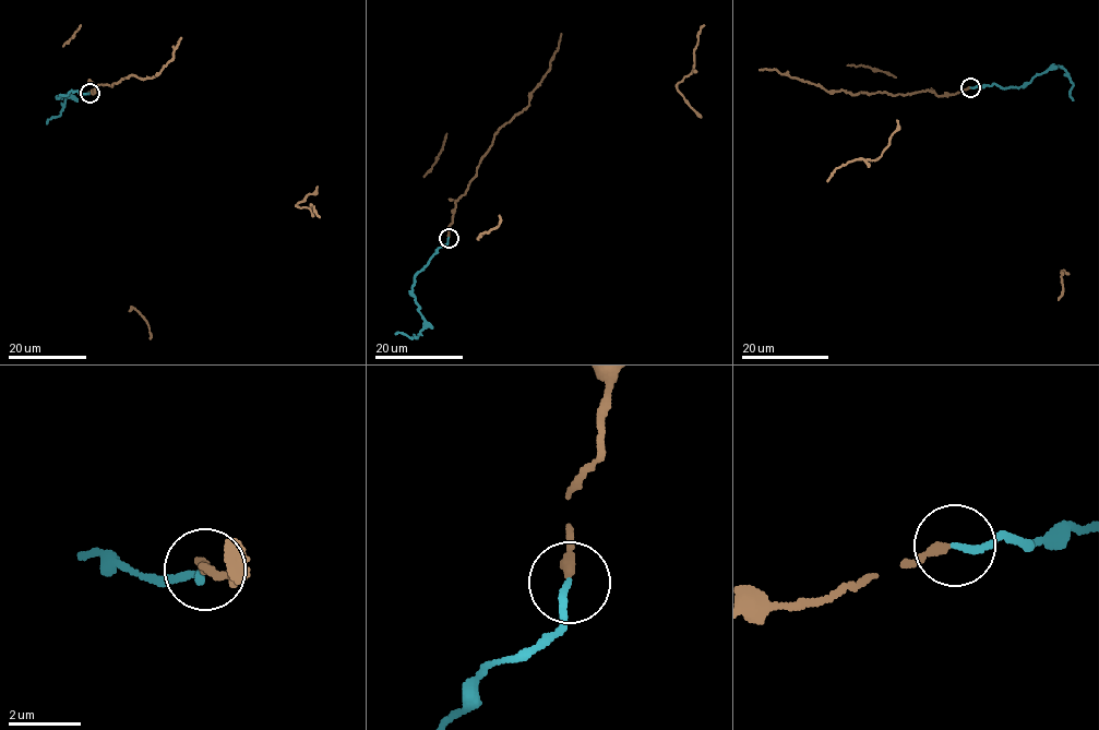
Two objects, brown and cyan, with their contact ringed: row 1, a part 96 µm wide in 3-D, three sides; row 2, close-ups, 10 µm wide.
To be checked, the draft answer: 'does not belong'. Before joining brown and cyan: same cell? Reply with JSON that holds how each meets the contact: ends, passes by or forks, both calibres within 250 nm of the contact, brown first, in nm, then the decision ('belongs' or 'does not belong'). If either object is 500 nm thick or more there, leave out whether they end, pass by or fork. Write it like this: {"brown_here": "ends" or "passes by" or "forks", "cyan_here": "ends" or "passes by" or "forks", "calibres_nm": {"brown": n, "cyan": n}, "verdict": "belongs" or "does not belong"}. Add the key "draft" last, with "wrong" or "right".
{"brown_here": "ends", "cyan_here": "ends", "calibres_nm": {"brown": 240, "cyan": 190}, "verdict": "belongs", "draft": "wrong"}

